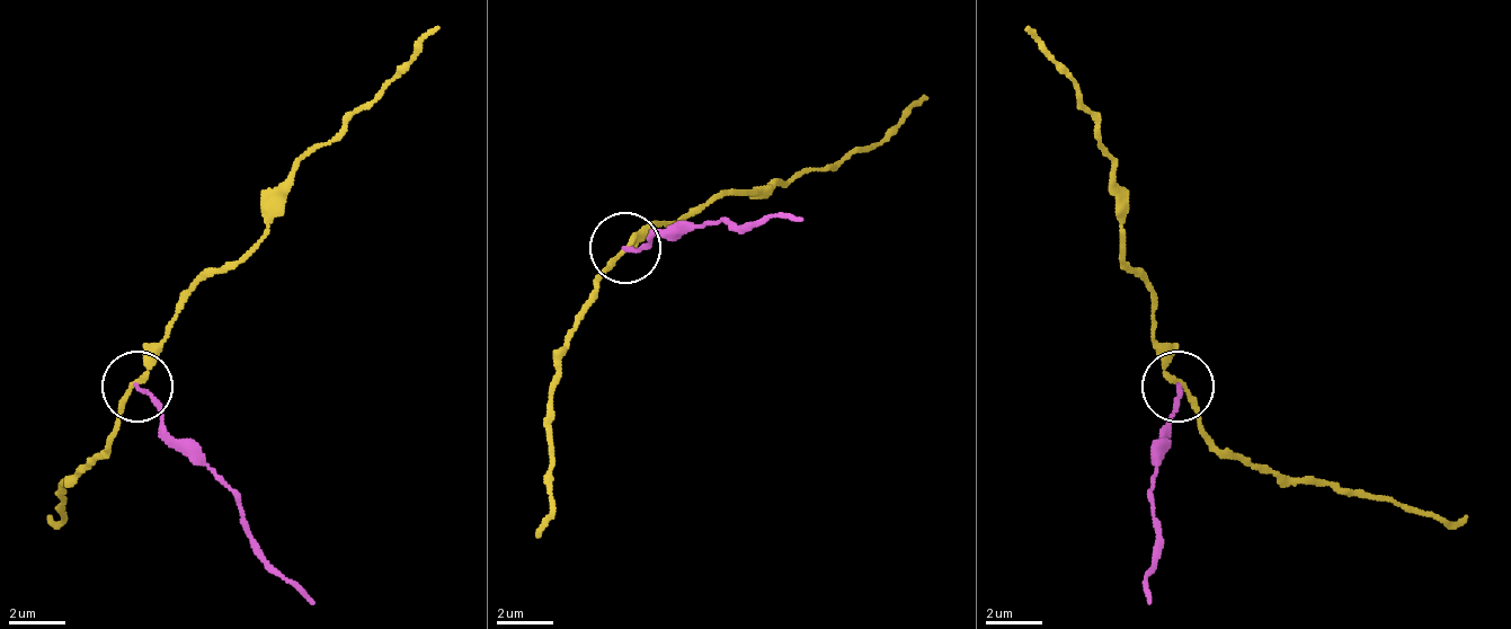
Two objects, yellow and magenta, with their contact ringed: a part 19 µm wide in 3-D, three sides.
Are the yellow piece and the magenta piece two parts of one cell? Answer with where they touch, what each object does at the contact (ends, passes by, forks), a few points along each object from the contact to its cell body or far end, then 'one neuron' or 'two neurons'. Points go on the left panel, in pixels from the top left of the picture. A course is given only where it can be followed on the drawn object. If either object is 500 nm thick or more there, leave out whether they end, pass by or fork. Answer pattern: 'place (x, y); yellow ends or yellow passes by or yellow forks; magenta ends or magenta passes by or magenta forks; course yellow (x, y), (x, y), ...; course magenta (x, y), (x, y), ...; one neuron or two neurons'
place (136, 387); yellow passes by; magenta ends; course yellow (139, 384), (174, 307), (238, 256), (267, 228), (267, 200), (437, 28); course magenta (139, 384), (224, 485), (246, 534), (317, 605); two neurons

